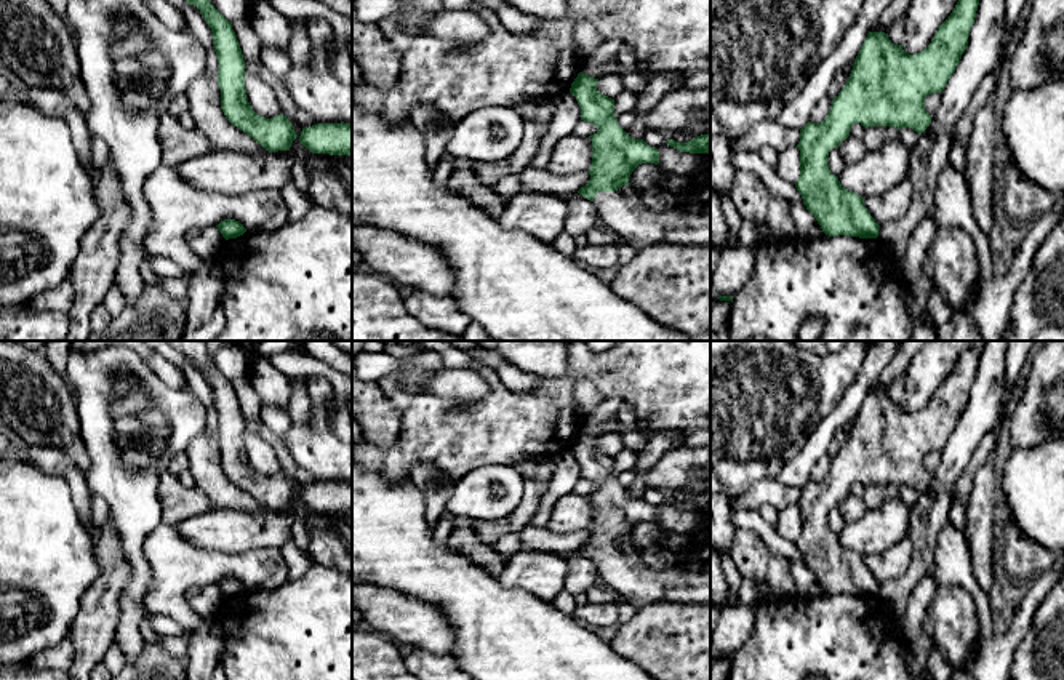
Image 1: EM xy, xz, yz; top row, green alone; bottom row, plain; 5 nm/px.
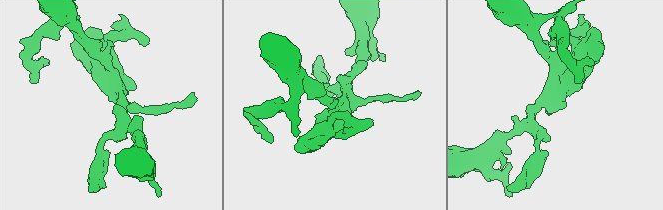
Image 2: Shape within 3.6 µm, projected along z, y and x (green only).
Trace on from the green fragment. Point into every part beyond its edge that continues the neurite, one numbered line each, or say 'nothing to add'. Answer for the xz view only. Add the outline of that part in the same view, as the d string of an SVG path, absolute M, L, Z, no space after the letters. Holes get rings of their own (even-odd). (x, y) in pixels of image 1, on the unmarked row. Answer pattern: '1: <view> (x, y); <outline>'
1: xz (623, 568); M629 542L614 550L598 550L594 557L605 586L613 587L629 603L710 603L710 571L685 571L678 566L651 570Z

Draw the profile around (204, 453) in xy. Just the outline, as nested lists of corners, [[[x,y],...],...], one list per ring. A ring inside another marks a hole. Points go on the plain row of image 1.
[[[205,427],[184,451],[189,470],[202,491],[216,507],[262,512],[266,507],[251,494],[234,485],[221,467],[221,448],[218,438]]]

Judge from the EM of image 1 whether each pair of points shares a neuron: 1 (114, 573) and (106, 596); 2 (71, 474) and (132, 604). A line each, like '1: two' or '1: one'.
1: one
2: two

